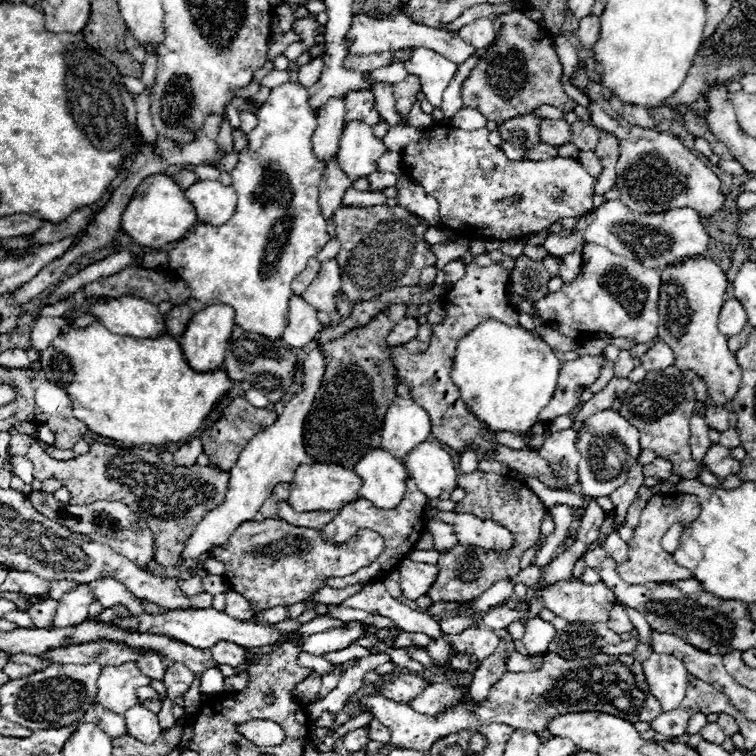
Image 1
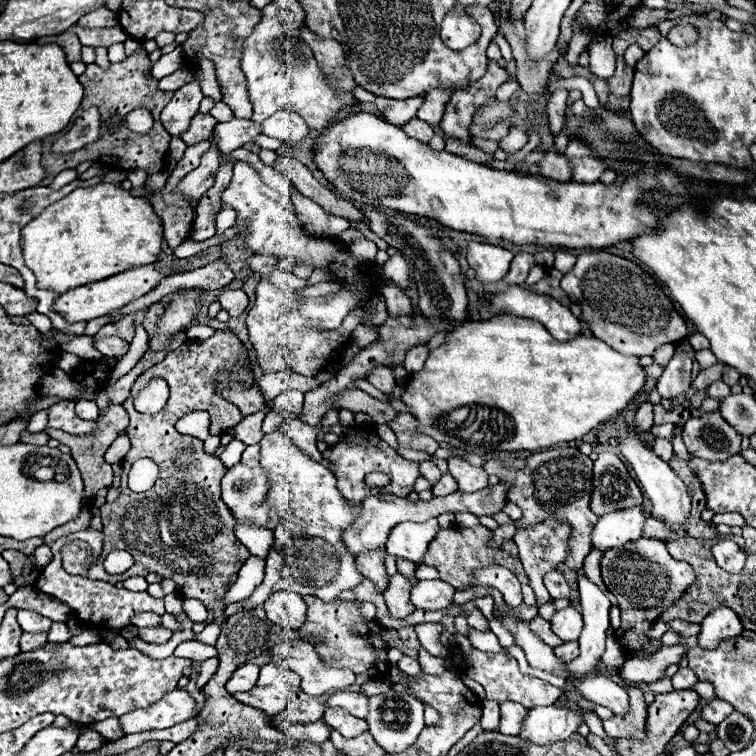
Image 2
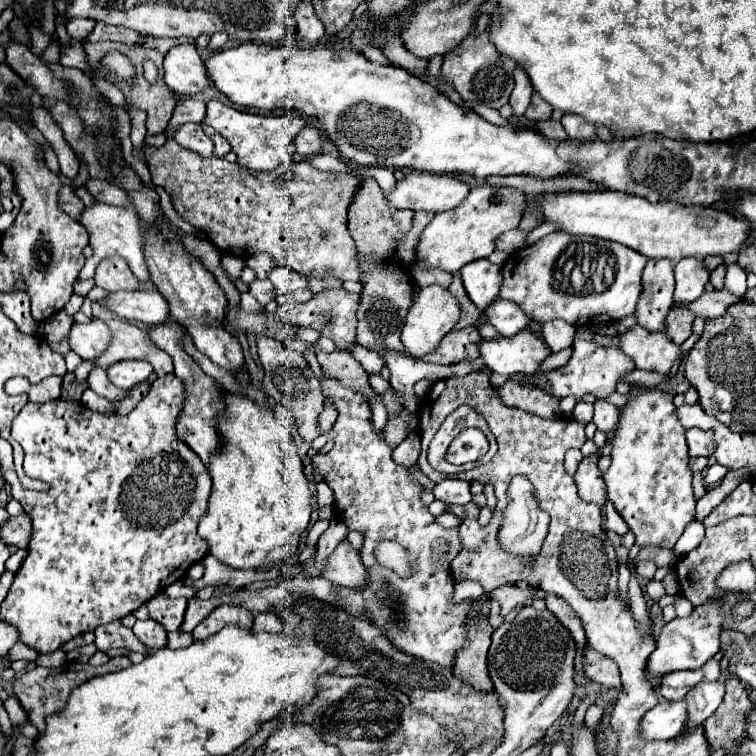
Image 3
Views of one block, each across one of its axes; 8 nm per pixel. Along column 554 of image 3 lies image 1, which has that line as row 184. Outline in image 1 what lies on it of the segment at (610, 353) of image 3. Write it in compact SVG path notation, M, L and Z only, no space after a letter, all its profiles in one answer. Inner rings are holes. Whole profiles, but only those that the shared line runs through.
M374 172L368 176L368 182L370 182L370 192L382 192L384 188L390 188L390 186L396 186L396 176L390 174L390 172Z

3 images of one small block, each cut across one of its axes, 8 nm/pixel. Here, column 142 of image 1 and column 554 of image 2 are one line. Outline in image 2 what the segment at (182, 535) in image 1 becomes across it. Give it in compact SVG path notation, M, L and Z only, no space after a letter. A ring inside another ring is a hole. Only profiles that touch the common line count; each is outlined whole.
M578 448L548 449L526 458L526 468L506 470L502 460L486 460L484 470L488 474L498 474L500 480L510 480L512 490L508 502L514 502L522 508L522 518L516 522L516 528L528 528L544 522L546 518L564 520L570 524L570 552L564 558L564 564L572 570L582 570L586 554L592 550L592 528L598 522L598 516L590 510L592 496L592 460L580 454Z

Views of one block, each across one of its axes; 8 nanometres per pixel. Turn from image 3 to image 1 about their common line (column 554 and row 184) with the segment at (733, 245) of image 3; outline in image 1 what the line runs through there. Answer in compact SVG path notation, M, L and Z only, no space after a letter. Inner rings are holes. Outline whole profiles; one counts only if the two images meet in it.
M200 180L186 190L186 198L196 208L202 222L220 226L228 222L236 210L236 192L218 180Z

